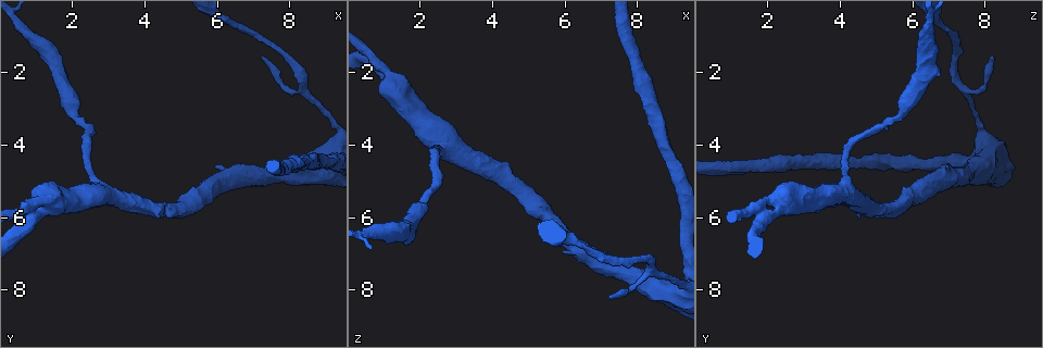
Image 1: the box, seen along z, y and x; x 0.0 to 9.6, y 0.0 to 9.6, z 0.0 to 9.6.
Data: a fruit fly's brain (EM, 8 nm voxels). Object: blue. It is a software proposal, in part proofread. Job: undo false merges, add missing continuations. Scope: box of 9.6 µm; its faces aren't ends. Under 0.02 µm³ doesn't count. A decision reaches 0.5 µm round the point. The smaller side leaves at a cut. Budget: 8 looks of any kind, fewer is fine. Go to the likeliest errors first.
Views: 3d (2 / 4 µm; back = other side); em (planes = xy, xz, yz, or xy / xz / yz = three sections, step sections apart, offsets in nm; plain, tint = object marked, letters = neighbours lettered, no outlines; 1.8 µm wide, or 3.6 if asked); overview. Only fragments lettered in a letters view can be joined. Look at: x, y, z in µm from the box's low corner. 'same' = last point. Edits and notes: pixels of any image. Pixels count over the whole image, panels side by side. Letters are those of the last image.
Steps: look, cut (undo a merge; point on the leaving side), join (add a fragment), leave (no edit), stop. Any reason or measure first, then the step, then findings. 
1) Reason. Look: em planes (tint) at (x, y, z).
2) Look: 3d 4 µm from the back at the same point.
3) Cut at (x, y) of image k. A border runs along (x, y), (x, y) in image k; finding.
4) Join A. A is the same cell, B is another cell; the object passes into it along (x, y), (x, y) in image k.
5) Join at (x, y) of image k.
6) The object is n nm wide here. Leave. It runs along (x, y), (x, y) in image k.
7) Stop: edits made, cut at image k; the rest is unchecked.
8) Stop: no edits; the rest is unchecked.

A fork. Look: em yz step 16 (tint) at (8.45, 2.60, 7.45).

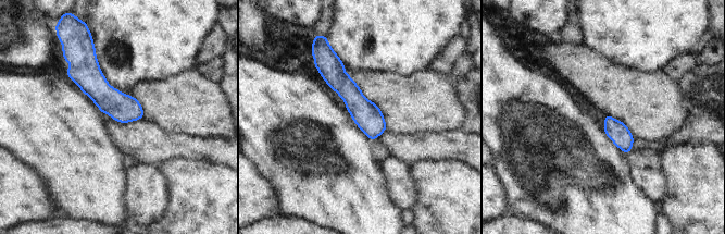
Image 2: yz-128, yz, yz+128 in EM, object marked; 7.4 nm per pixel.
Another direction. Look: em planes (letters) at the same point.

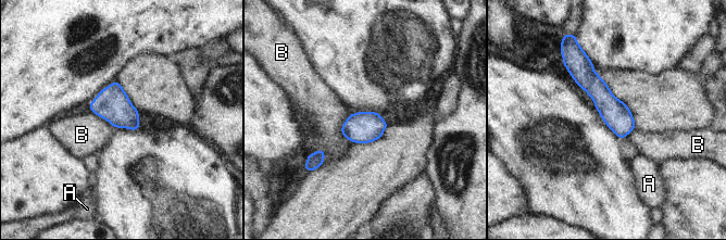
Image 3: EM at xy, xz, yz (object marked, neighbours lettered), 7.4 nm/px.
Leave. A and B are other cells; it runs along (575, 63), (616, 114), (625, 133) in image 3; all the same neuron.

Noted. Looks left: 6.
Thick end. Look: em xz step 4 (tint) at (1.60, 2.05, 6.75).

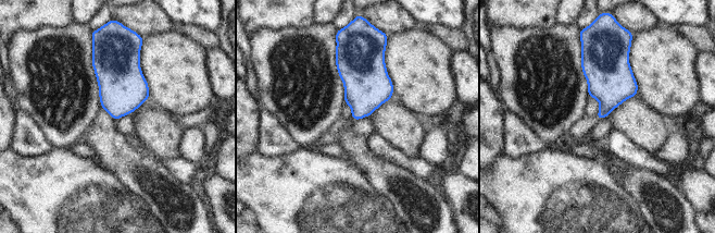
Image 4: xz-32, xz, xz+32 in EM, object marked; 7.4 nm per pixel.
Look: em planes (letters) at the same point.

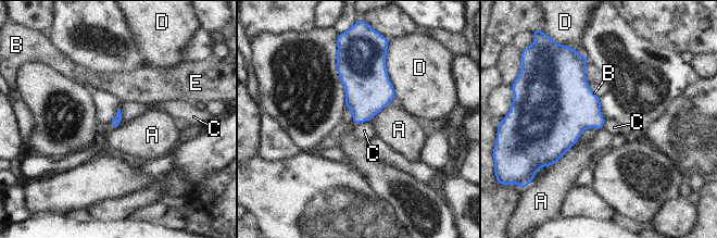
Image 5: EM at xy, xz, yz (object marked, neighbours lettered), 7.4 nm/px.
The longest contact is with D, 380 nm. Leave. A, B, C, D and E are other cells; a border runs along (118, 105), (121, 125) in image 5; no lettered fragment goes on from it.

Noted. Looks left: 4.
Calibre changes. Look: em 3.6 µm planes (tint) at (1.10, 5.80, 2.25).

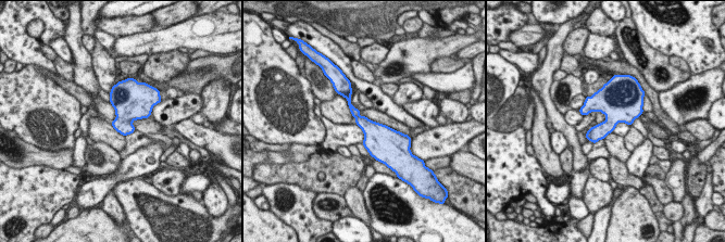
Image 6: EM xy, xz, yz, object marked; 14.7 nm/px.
See the neighbours. Look: em 3.6 µm planes (letters) at the same point.

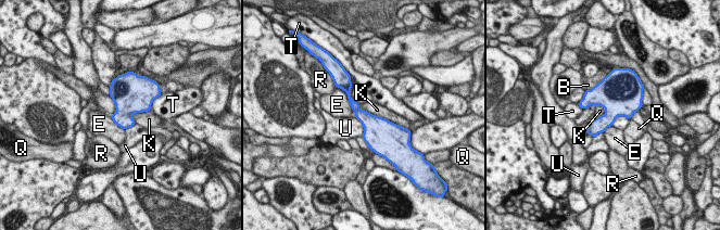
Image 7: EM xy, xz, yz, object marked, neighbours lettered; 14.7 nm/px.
The object is 260 nm wide here; the longest contact is with K, 700 nm. Leave. B, E, K, Q, R, T and U are other cells; continuous, no second neuron.

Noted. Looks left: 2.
Stop: no edits; the rest is unchecked.

